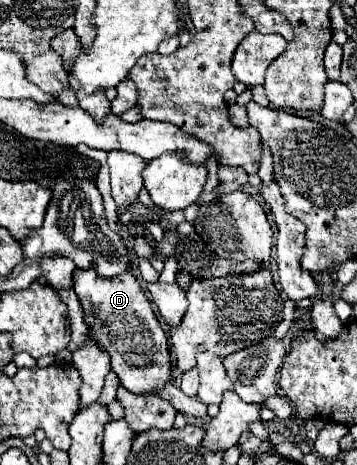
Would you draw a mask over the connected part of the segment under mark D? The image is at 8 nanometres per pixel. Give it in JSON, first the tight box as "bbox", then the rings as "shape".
{"bbox":[72,268,170,394],"shape":[[[76,268],[72,280],[72,288],[84,308],[84,324],[92,328],[96,344],[108,352],[112,372],[118,376],[120,384],[134,394],[146,394],[154,392],[158,384],[170,382],[170,352],[166,334],[154,316],[152,304],[132,276],[132,270],[128,268],[122,276],[102,278],[92,270]]]}

